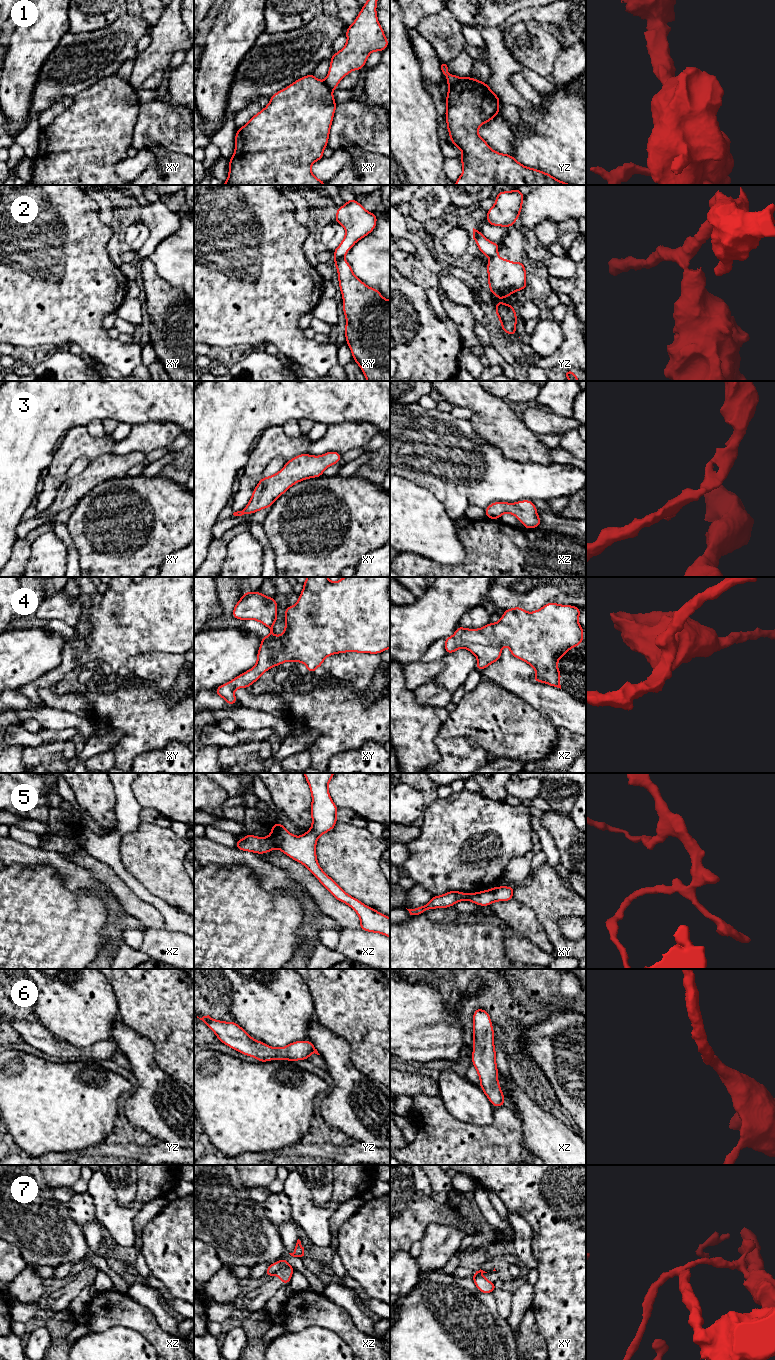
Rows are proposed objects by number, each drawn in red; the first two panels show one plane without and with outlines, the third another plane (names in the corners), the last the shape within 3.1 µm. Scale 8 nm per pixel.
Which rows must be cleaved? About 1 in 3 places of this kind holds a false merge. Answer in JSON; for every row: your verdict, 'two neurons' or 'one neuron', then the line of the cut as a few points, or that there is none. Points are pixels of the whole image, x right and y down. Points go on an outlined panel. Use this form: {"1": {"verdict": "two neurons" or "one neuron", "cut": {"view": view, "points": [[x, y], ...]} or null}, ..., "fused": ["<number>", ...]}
{"1": {"verdict": "two neurons", "cut": {"view": "yz", "points": [[461, 78], [449, 88]]}}, "2": {"verdict": "two neurons", "cut": {"view": "xy", "points": [[342, 256], [335, 259]]}}, "3": {"verdict": "one neuron", "cut": null}, "4": {"verdict": "one neuron", "cut": null}, "5": {"verdict": "two neurons", "cut": {"view": "xz", "points": [[269, 836], [276, 847]]}}, "6": {"verdict": "one neuron", "cut": null}, "7": {"verdict": "two neurons", "cut": {"view": "xz", "points": [[278, 1261], [280, 1266], [276, 1271]]}}, "fused": ["1", "2", "5", "7"]}

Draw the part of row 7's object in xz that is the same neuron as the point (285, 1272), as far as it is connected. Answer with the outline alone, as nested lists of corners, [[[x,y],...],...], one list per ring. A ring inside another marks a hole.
[[[281,1259],[278,1262],[281,1265],[280,1269],[277,1271],[278,1280],[283,1281],[285,1285],[289,1285],[291,1276],[293,1274],[292,1266],[286,1259]]]

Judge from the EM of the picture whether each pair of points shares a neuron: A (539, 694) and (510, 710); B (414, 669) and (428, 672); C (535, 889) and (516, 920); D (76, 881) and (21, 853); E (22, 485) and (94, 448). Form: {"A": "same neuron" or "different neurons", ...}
{"A": "different neurons", "B": "same neuron", "C": "different neurons", "D": "same neuron", "E": "different neurons"}

